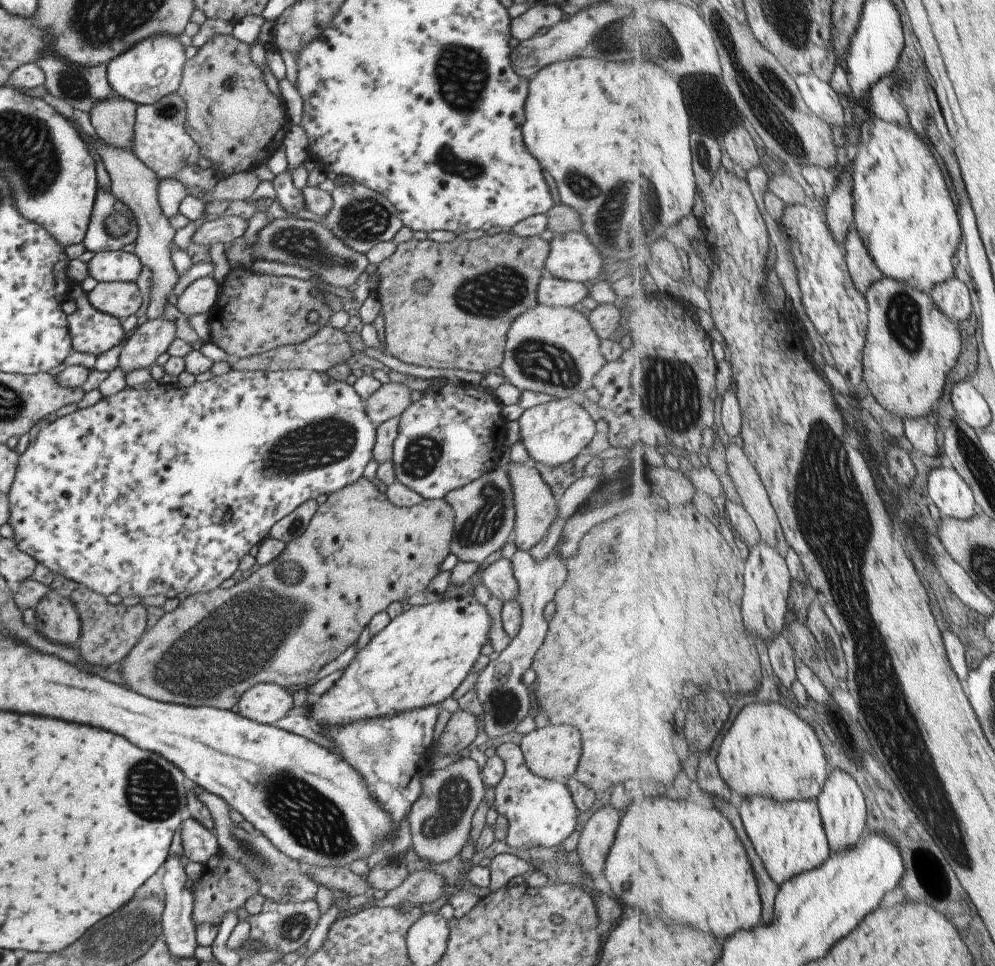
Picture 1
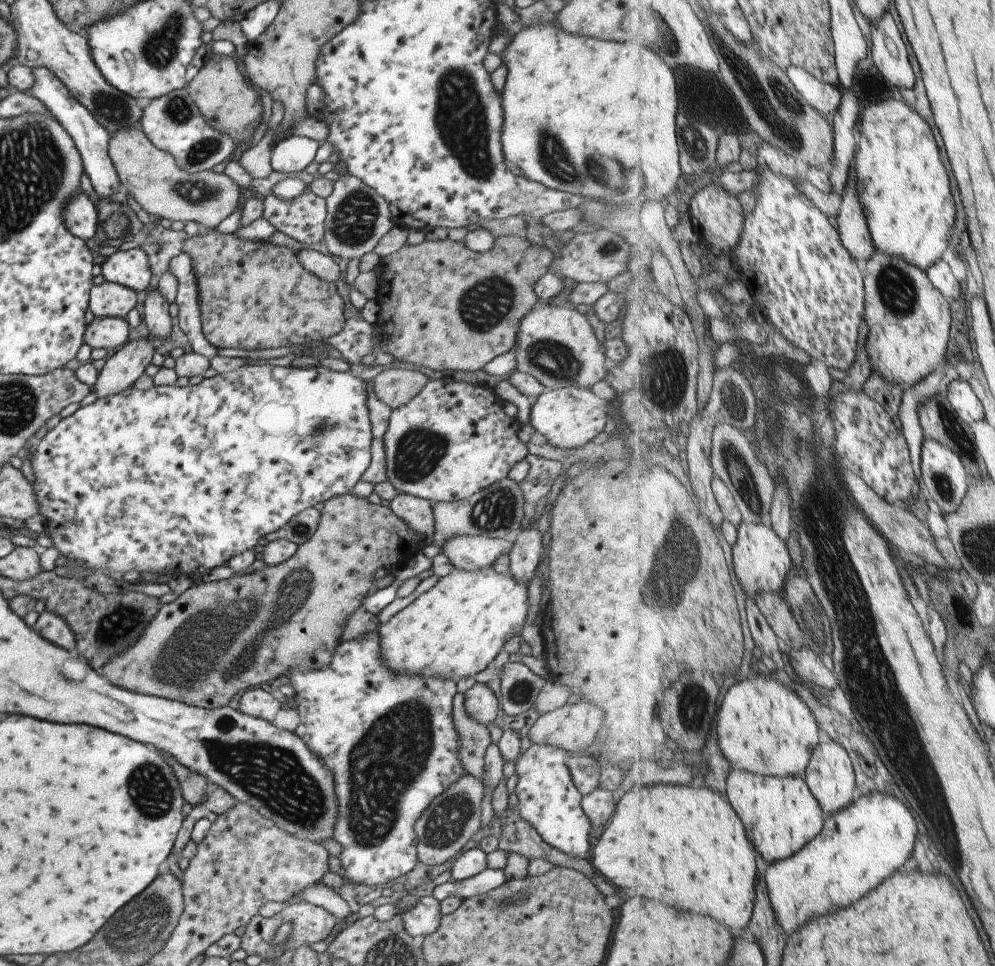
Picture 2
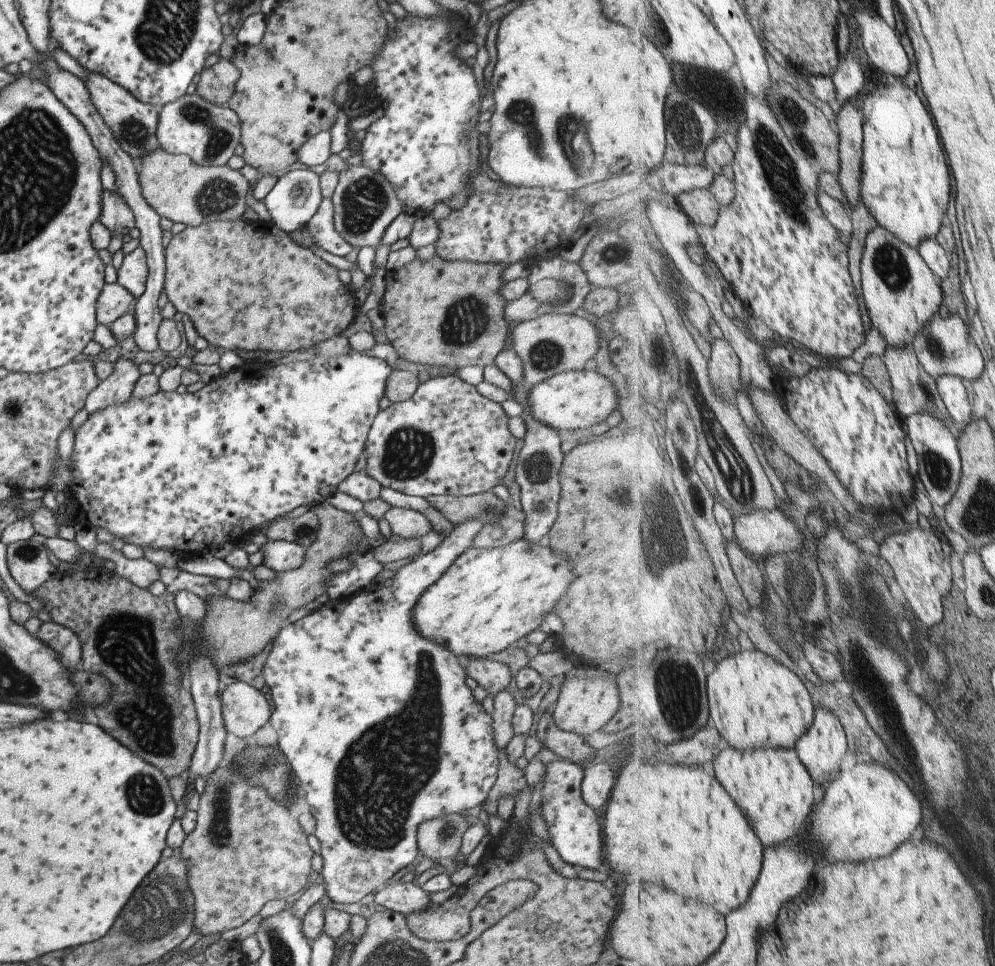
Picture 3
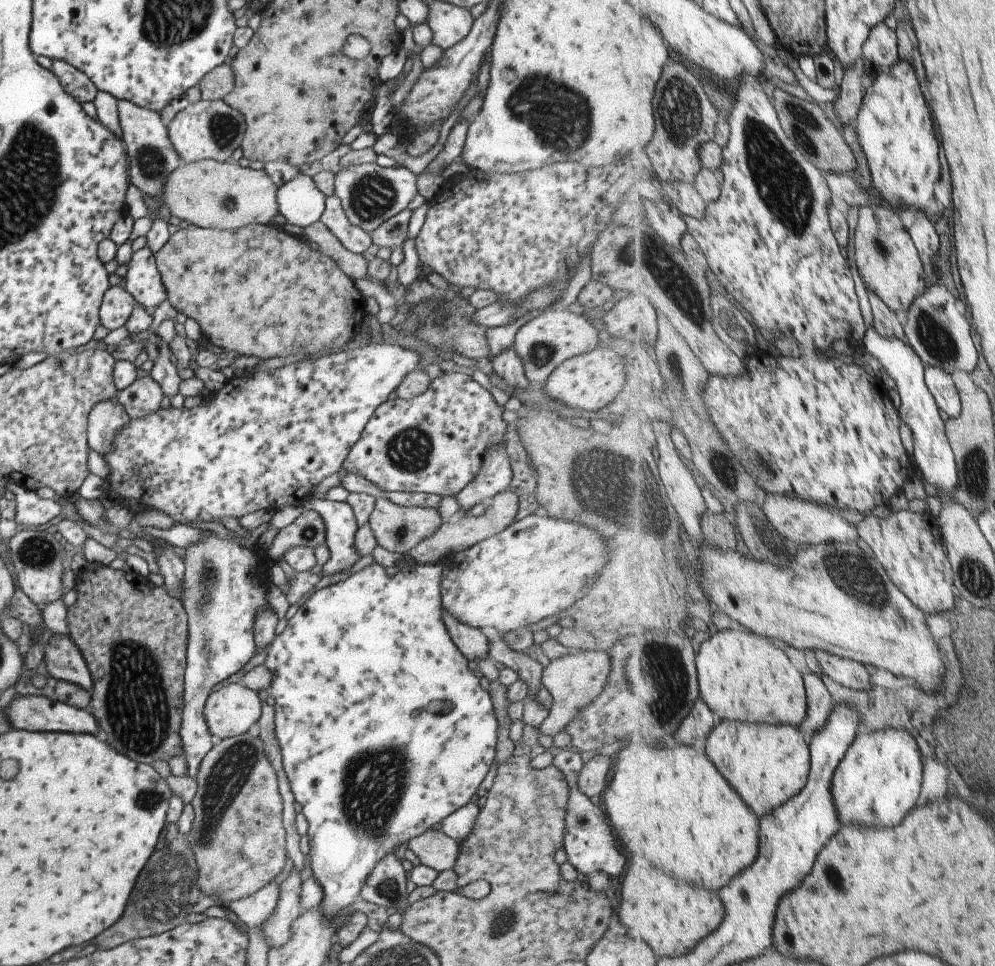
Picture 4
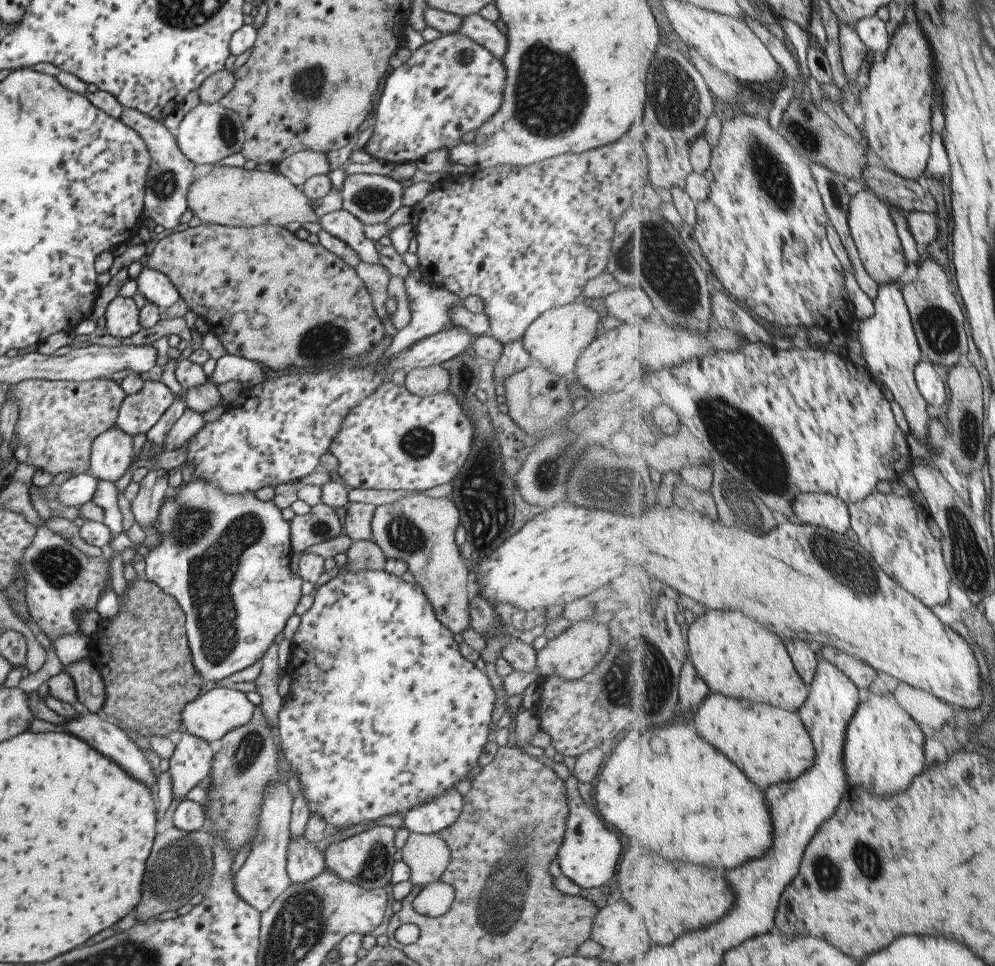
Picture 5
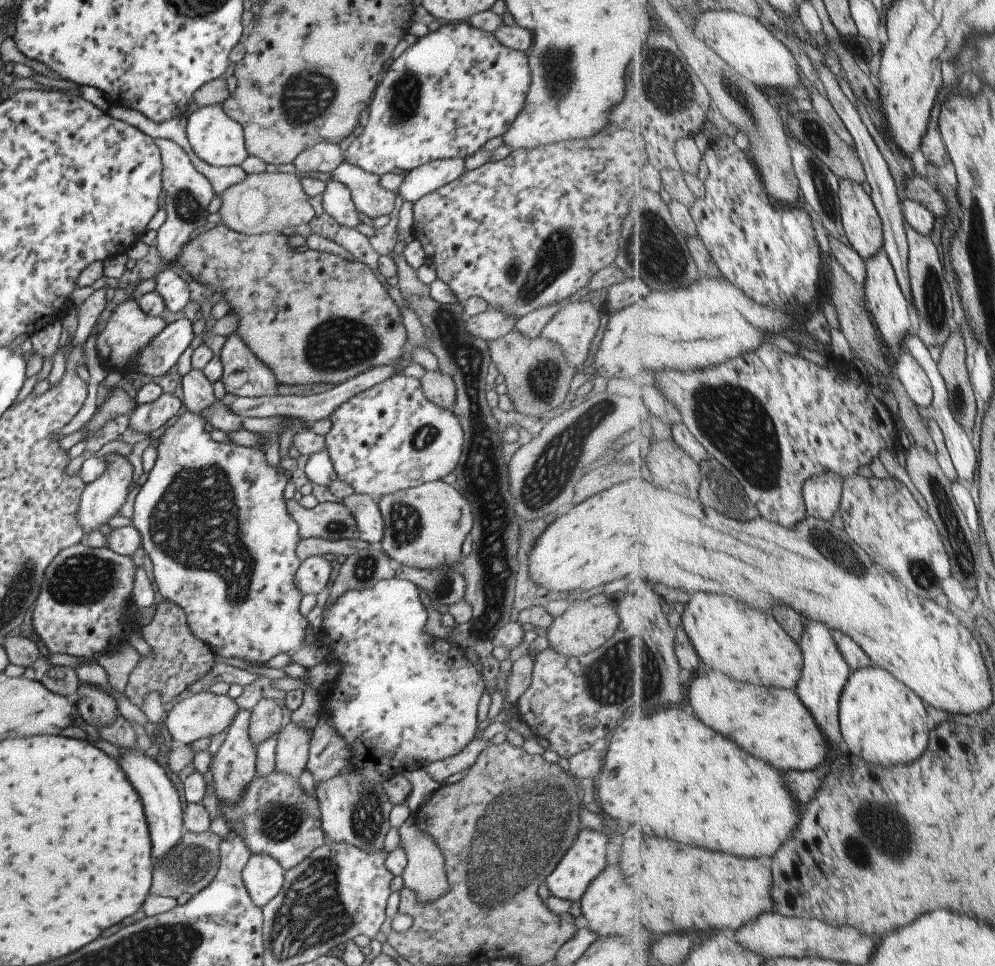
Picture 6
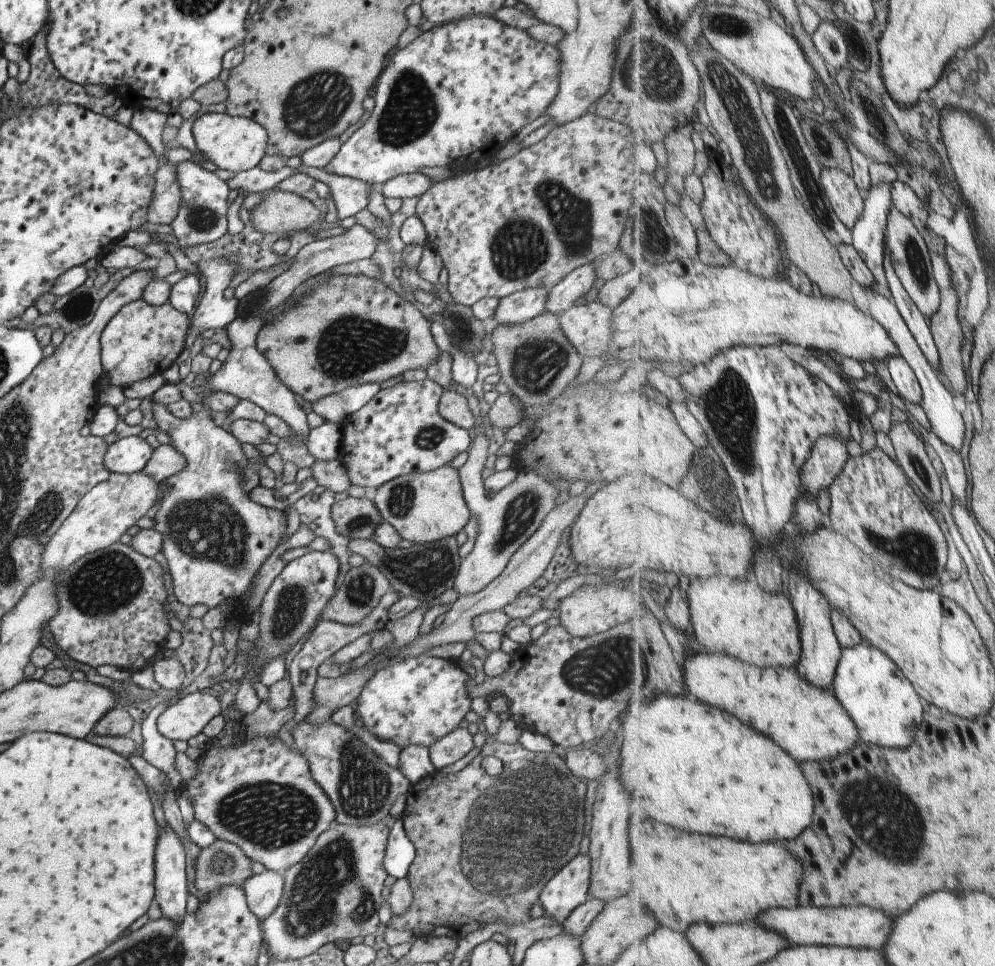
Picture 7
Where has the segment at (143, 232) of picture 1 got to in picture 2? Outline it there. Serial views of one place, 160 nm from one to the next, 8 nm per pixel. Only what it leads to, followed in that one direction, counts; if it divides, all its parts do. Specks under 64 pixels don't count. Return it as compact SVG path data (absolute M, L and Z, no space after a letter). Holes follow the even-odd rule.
M153 289L145 296L143 301L143 327L154 338L166 338L171 330L171 322L167 312L168 303L165 298Z

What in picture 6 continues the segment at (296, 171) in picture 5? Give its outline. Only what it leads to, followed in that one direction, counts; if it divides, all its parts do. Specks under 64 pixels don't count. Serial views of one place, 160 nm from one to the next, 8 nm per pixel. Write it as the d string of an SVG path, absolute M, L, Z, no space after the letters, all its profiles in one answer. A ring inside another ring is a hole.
M317 143L303 149L292 160L297 172L331 172L342 161L341 150L335 143Z

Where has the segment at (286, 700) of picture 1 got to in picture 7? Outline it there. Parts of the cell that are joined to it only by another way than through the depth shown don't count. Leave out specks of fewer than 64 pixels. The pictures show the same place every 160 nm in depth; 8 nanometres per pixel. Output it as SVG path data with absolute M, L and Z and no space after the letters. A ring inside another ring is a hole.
M199 691L179 696L159 714L155 721L156 730L171 742L186 742L201 733L211 718L221 713L218 701L218 698Z

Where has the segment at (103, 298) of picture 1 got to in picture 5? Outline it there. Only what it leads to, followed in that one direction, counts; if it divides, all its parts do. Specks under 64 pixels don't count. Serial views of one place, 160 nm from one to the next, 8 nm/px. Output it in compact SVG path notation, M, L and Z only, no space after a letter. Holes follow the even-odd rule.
M116 295L107 305L104 314L105 331L116 338L127 338L140 329L138 311L131 297Z

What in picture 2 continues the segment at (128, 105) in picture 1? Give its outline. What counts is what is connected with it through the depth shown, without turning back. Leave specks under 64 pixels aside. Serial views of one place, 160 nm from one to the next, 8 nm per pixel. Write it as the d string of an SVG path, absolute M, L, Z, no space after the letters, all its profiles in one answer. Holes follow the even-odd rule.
M125 127L108 138L107 154L121 180L121 189L129 192L143 211L171 221L196 222L200 228L213 229L225 216L236 210L243 197L233 180L209 170L189 174L177 168L173 157L155 148L137 127Z

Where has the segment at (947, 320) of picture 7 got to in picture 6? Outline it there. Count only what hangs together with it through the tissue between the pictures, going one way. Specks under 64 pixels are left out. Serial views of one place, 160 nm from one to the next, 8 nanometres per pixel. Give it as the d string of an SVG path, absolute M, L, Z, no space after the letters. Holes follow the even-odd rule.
M959 331L953 333L950 341L942 348L938 365L948 386L951 410L957 422L972 435L978 404L967 362L965 362L967 358L965 344Z

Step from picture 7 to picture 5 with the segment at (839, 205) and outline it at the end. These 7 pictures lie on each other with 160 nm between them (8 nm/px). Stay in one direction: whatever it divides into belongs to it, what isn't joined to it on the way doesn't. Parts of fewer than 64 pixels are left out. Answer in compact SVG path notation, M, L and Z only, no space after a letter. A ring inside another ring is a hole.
M867 189L859 191L850 200L848 221L861 260L873 280L880 285L898 283L899 278L907 272L908 258L890 206Z

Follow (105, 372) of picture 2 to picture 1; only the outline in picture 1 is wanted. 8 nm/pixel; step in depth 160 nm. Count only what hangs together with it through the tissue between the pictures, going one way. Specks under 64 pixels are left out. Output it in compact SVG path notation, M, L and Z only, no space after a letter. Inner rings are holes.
M161 316L147 319L135 327L123 346L118 358L118 365L124 373L131 369L149 368L154 360L175 339L175 323Z

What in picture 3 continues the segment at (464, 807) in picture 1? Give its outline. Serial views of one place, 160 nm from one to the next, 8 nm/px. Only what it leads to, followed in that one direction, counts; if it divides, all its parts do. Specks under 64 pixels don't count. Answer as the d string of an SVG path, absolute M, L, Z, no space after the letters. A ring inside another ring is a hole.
M445 813L422 820L416 828L416 848L431 860L453 858L460 849L463 833L468 829L462 813Z

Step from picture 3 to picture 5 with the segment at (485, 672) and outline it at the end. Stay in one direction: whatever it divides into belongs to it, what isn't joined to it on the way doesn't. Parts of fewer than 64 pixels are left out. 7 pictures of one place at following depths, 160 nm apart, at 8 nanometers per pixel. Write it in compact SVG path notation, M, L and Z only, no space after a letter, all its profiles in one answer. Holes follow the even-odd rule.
M409 493L407 496L389 503L379 505L373 511L370 527L371 540L381 549L385 558L402 559L406 562L406 570L413 576L415 582L431 605L435 618L449 629L457 640L463 630L470 627L469 602L472 595L466 561L461 558L455 545L455 526L459 523L456 506L450 498L430 498L422 493Z

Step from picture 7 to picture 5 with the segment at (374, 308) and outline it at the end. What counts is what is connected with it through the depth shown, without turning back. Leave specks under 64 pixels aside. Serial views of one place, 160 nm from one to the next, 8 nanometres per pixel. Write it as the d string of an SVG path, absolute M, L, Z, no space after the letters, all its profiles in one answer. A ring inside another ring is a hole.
M200 223L194 227L180 227L178 230L171 231L168 236L161 237L160 240L156 241L155 247L148 251L145 262L143 262L142 269L145 267L159 271L167 277L169 282L172 282L180 296L179 299L186 304L188 310L192 311L195 316L205 320L208 330L215 334L221 346L225 348L227 355L237 355L255 361L262 368L285 372L307 368L307 366L311 368L312 365L318 365L319 369L324 369L339 363L345 364L345 362L352 360L353 356L357 356L361 352L367 352L371 346L380 342L384 334L381 319L375 314L373 305L370 303L369 293L354 271L354 267L350 267L319 244L311 244L306 240L297 239L293 233L290 233L284 227L269 224L259 224L251 228L224 227L209 223Z

